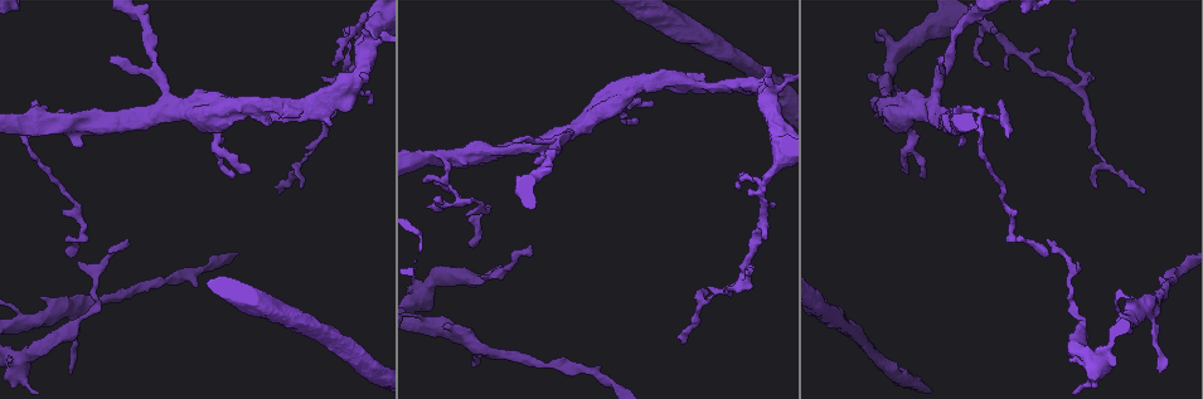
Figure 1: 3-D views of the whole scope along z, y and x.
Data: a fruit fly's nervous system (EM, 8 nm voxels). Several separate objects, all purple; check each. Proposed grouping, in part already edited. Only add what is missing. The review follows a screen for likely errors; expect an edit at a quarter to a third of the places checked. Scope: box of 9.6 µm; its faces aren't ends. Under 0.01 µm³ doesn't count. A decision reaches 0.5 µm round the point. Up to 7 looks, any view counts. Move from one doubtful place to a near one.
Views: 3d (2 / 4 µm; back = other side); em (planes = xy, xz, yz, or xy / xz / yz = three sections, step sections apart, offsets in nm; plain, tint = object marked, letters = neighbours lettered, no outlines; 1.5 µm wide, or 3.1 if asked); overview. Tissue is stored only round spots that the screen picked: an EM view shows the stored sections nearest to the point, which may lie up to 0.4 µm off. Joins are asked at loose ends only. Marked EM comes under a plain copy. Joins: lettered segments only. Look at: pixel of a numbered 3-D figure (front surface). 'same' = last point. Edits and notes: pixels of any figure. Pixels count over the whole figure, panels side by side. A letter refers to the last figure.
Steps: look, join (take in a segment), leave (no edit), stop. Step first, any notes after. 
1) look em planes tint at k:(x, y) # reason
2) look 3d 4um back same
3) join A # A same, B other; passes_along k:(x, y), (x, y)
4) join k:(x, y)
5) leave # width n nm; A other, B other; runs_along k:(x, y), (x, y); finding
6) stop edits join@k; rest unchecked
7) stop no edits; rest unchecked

look 3d 2um at 1:(766, 78) # free end

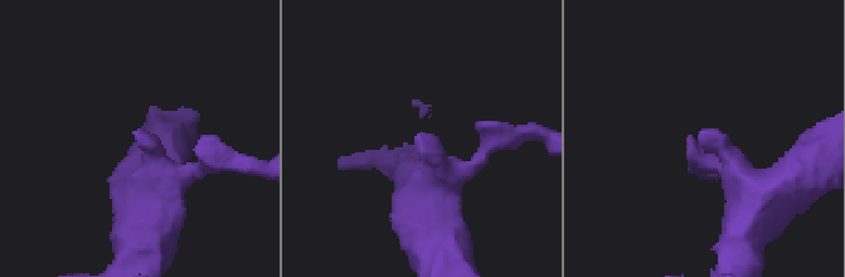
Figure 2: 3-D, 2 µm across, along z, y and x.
look em yz step 4 tint at 2:(700, 132) # need the tissue

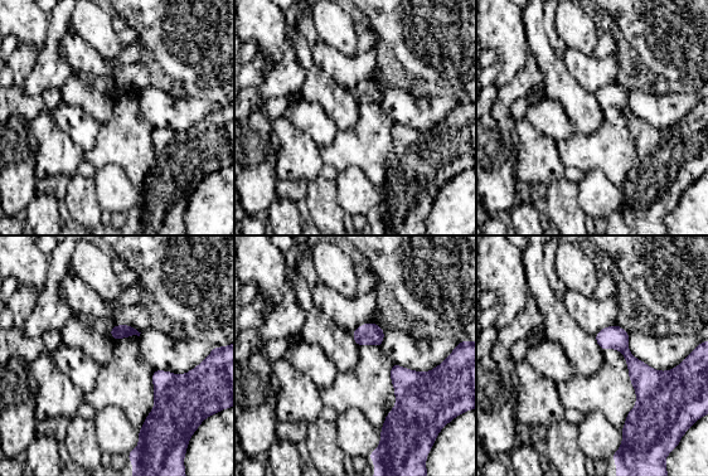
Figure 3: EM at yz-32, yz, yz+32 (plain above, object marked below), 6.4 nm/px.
look em planes letters same

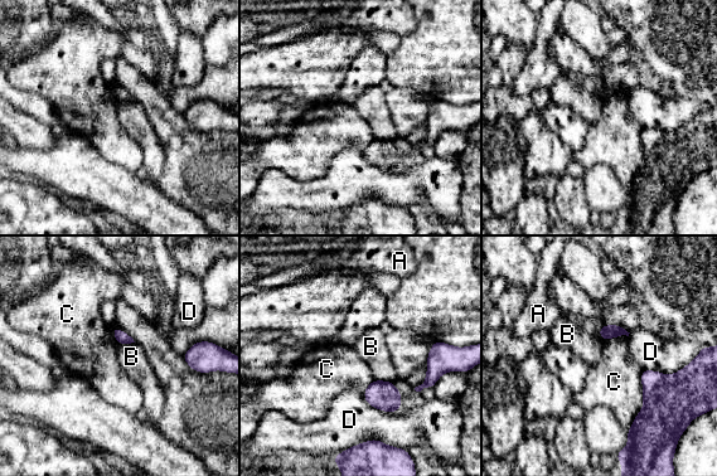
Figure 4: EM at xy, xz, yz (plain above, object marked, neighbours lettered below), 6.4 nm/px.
leave # A other, B other, C other, D other; border 4:(642, 369), (644, 404); no lettered segment goes on from it

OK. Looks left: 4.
look 3d 2um at 1:(1094, 185) # branch stops here

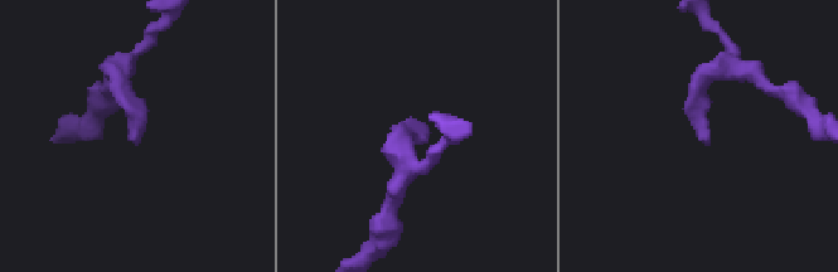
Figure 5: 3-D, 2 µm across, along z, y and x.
look em xy step 4 letters at 5:(421, 137) # now the EM

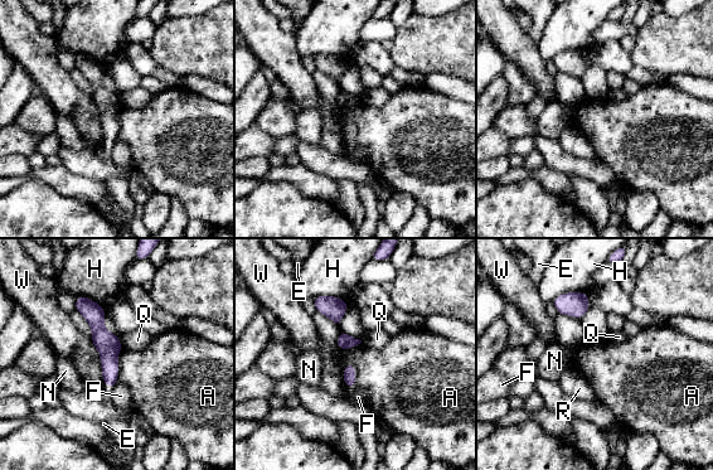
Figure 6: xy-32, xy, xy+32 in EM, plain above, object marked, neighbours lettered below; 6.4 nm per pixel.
look em planes letters same

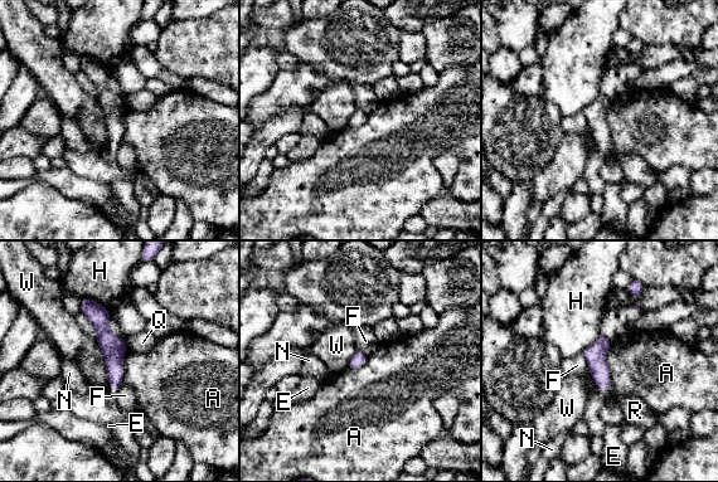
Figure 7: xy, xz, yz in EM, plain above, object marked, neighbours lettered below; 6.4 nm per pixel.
leave # A other, E other, F other, H other, N other, Q other, R other, W other; runs_along 7:(85, 301), (113, 347), (116, 385); none of them fits

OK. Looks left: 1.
look em xy step 8 letters at 1:(342, 28) # free end

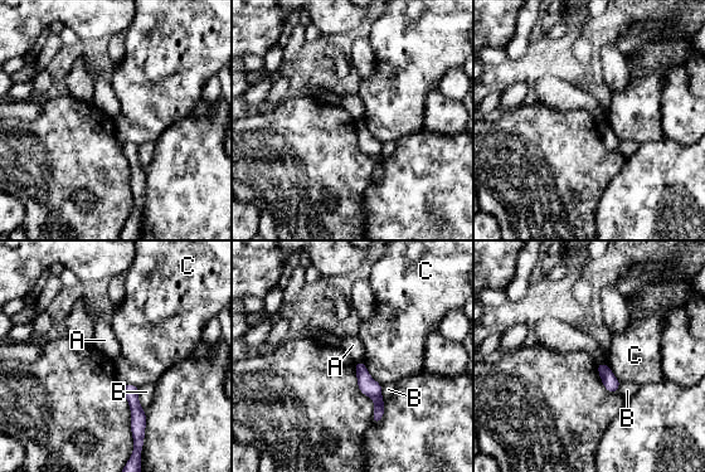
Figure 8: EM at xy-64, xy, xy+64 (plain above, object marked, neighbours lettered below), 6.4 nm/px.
leave # A other, B other, C other; border 8:(361, 360), (355, 363); no lettered segment goes on from it

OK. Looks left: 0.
stop no edits; rest unchecked

